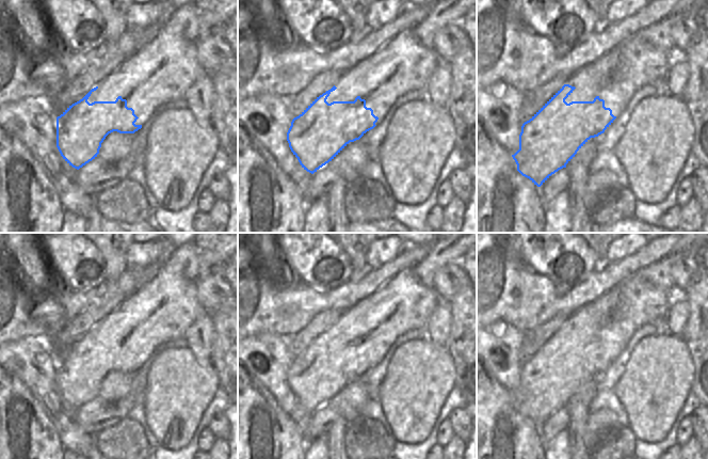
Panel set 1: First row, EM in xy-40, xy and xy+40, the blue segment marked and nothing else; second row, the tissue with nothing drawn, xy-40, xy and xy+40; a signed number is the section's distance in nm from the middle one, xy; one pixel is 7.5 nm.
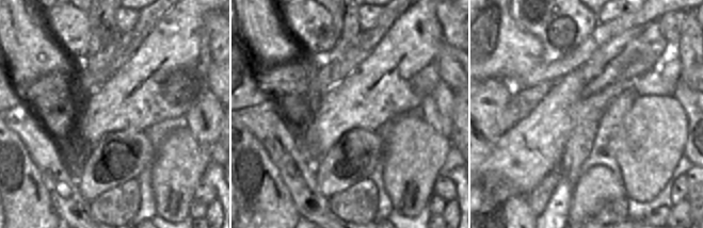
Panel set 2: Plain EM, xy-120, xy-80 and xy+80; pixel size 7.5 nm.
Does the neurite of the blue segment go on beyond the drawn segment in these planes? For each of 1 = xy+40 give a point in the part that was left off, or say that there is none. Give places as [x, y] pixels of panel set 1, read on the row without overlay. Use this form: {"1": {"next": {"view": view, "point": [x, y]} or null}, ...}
{"1": {"next": null}}

